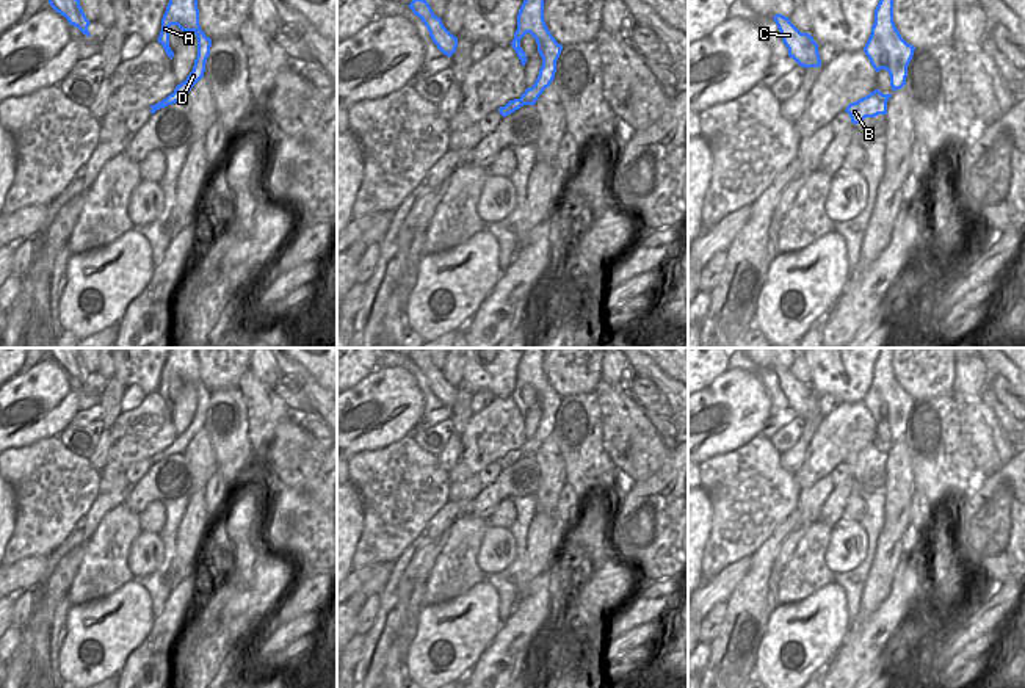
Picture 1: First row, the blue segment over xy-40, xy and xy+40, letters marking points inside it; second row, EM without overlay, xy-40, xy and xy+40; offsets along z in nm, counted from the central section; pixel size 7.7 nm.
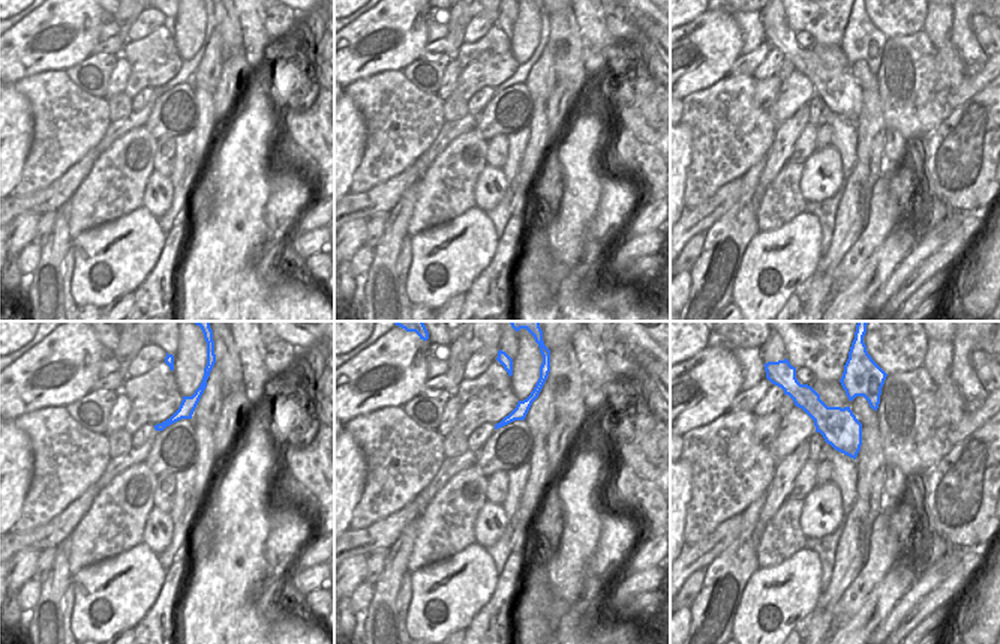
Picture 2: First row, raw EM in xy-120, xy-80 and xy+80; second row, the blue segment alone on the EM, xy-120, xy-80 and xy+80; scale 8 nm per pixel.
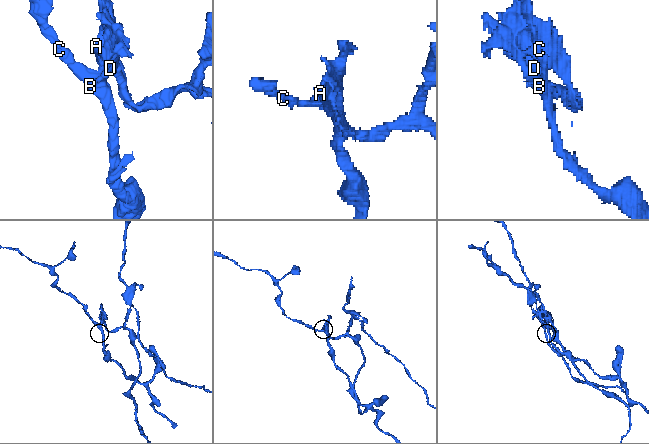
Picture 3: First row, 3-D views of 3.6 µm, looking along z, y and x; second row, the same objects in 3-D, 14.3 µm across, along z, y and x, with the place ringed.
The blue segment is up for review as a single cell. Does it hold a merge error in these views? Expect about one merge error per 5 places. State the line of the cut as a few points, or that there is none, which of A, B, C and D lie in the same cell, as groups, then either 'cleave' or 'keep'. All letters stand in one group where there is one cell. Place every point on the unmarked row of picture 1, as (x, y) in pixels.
cut in xy along (521, 449), (525, 455); A D / B C; cleave

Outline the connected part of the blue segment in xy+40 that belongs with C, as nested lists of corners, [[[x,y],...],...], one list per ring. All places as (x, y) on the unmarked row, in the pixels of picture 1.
[[[782,365],[773,368],[781,382],[781,389],[788,400],[788,407],[806,420],[821,417],[818,395],[813,389],[809,384],[801,384],[788,368]]]

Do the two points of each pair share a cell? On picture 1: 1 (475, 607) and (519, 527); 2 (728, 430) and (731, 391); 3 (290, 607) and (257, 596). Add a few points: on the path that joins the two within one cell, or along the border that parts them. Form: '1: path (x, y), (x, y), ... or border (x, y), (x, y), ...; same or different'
1: border (485, 580), (497, 593), (500, 616); different
2: path (731, 420), (731, 400); same
3: border (293, 582), (264, 619); different

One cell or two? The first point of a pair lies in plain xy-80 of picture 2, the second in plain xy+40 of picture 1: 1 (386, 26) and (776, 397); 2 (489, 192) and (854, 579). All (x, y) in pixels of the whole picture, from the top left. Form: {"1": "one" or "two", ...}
{"1": "two", "2": "two"}

